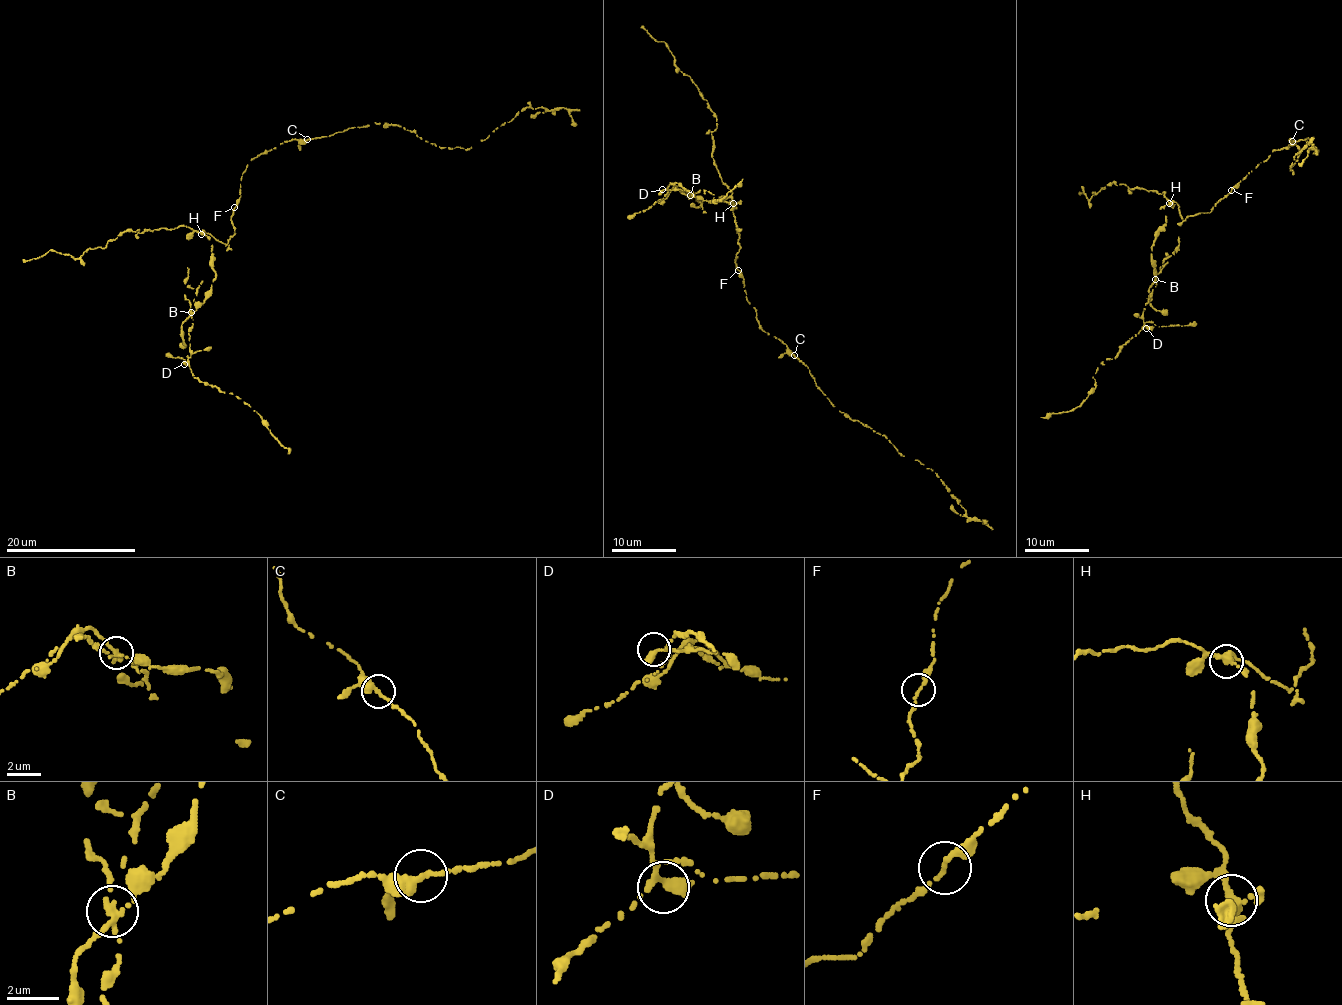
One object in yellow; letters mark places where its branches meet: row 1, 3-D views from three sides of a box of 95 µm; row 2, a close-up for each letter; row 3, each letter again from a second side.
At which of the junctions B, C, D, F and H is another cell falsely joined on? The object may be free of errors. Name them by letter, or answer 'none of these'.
B

